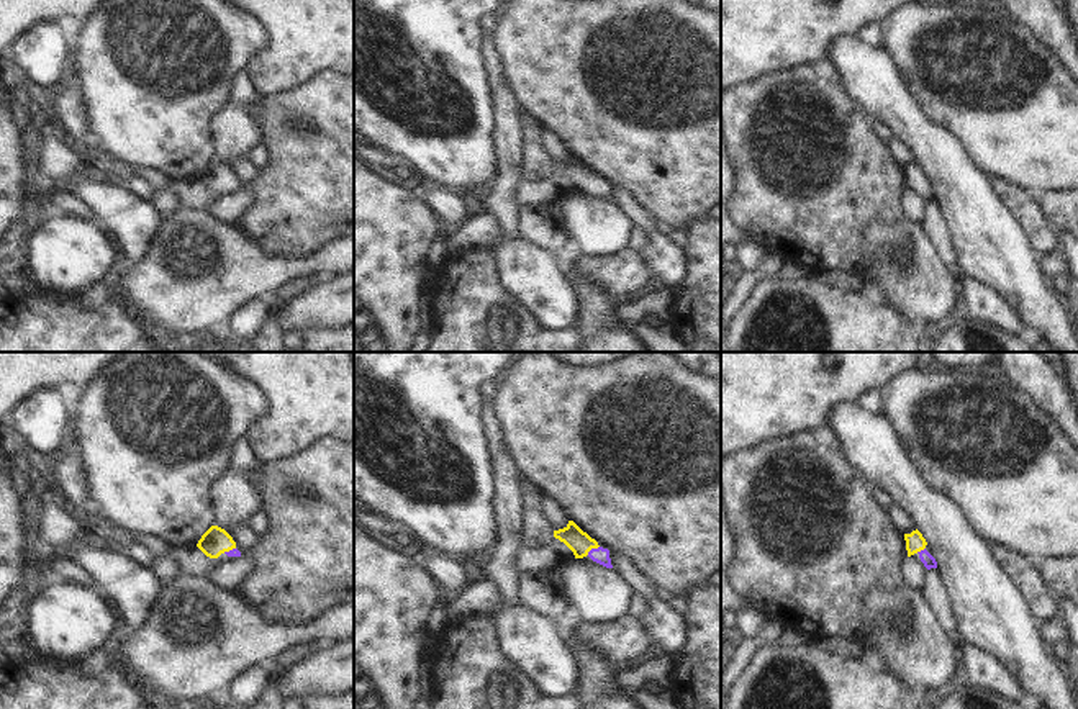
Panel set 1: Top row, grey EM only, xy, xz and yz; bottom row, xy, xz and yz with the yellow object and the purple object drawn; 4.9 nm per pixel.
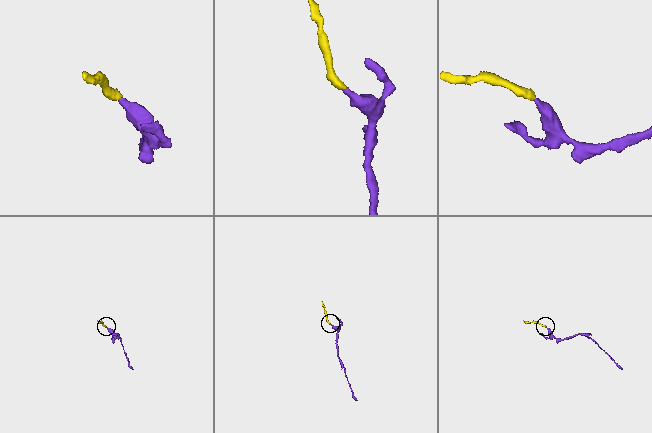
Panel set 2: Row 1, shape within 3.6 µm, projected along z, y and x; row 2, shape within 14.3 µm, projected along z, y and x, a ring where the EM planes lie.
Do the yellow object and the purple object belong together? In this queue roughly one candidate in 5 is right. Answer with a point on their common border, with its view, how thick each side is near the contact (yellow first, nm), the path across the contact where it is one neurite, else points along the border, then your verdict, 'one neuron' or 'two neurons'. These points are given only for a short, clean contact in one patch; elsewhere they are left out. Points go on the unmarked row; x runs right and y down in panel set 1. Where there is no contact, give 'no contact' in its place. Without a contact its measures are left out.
meets yellow in xz at (592, 180); 110 nm thick on the yellow side, 80 nm on the other; runs through xz (572, 169), (584, 179), (592, 180), (600, 189); one neuron

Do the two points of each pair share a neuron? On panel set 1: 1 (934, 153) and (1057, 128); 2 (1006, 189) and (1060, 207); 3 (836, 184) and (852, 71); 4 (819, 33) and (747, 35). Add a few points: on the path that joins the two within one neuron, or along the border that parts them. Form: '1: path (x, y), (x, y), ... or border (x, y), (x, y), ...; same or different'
1: border (934, 121), (947, 126), (975, 164), (988, 176); different
2: border (1037, 198), (1054, 231); different
3: border (831, 61), (844, 90), (874, 120); different
4: path (801, 33), (765, 33); same

